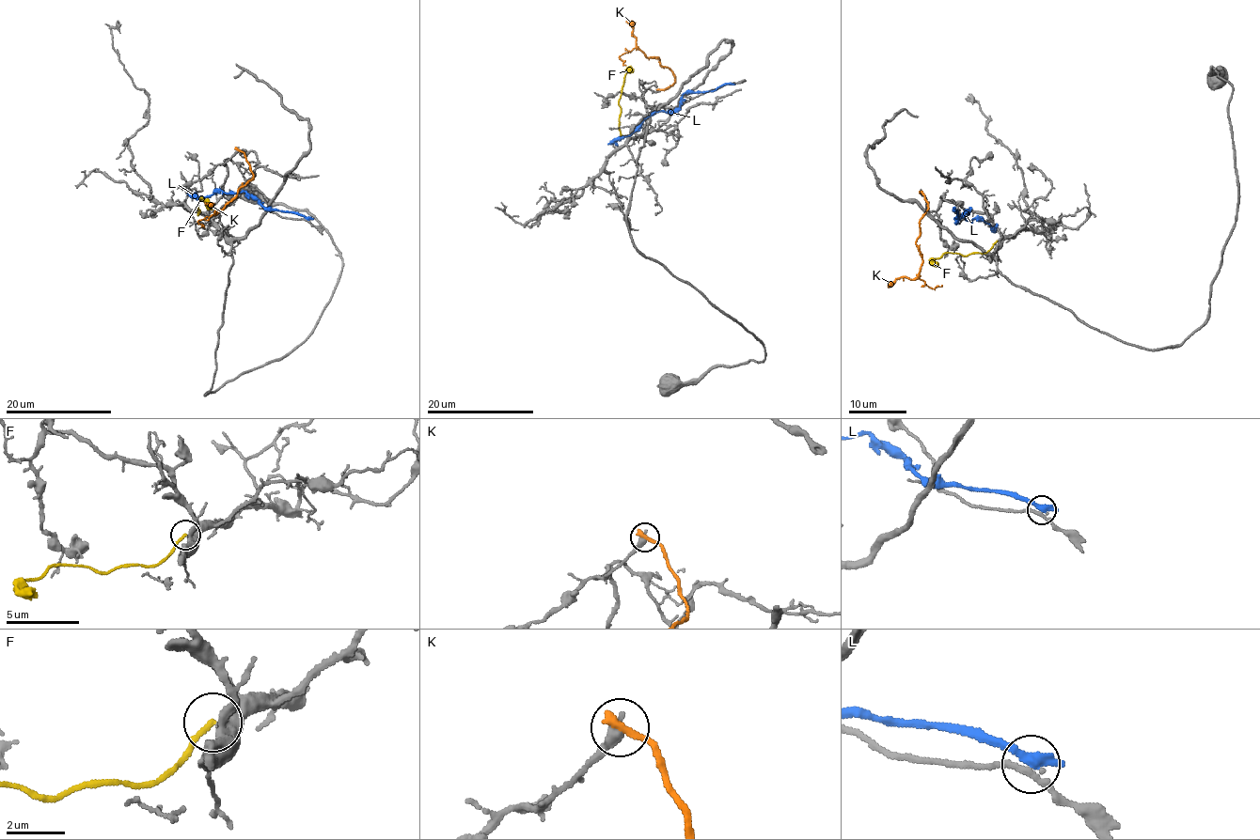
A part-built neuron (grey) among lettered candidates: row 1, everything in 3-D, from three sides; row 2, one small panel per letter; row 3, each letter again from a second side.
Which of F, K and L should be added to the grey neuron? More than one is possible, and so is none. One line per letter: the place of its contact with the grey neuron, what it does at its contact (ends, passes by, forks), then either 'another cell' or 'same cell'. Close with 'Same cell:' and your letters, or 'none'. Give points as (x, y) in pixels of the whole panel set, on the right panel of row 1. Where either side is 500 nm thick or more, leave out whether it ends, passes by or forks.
F: (997, 241) | it ends | another cell
K: (921, 193) | it ends | another cell
L: (954, 210) | it ends | another cell
Same cell: none

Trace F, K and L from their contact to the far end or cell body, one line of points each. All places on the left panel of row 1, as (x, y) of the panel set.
F: (199, 210), (197, 215), (200, 198), (212, 210)
K: (237, 149), (244, 153), (253, 179), (239, 188), (226, 207), (197, 222), (204, 227)
L: (307, 218), (265, 209), (244, 192), (220, 191), (197, 196), (187, 194)

